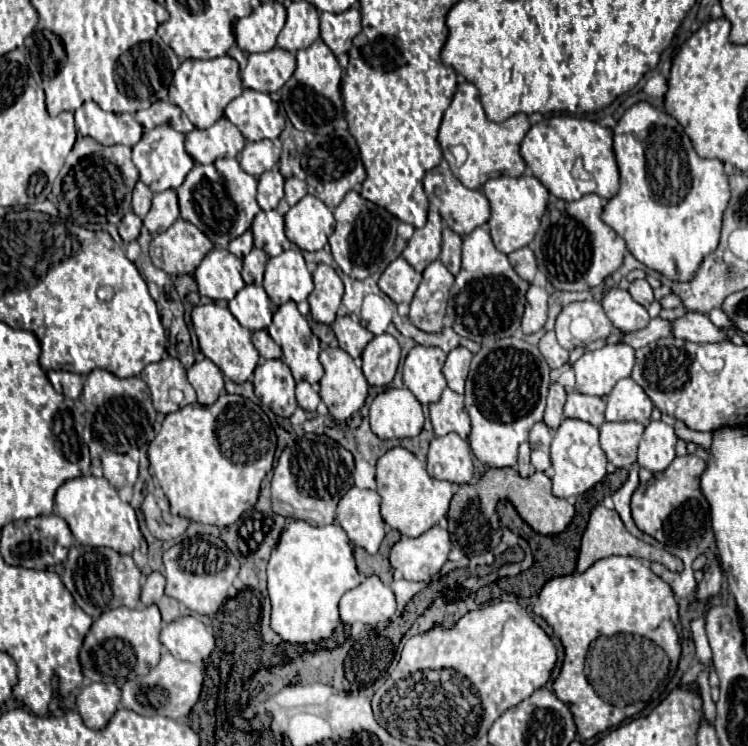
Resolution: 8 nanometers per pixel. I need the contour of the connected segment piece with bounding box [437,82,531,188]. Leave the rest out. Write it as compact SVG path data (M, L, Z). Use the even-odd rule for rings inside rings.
M463 82L457 86L457 92L455 92L449 108L445 110L445 116L443 116L443 122L439 128L439 136L437 136L437 142L441 144L441 148L445 152L445 160L451 166L451 172L467 188L481 188L489 178L497 178L501 174L515 176L515 178L521 176L527 166L519 154L519 144L531 128L531 122L525 114L513 114L505 122L491 122L485 116L483 106L479 102L479 94L475 90L477 88L471 82ZM455 144L463 144L469 152L467 162L459 168L453 164L451 154L449 154L449 148Z

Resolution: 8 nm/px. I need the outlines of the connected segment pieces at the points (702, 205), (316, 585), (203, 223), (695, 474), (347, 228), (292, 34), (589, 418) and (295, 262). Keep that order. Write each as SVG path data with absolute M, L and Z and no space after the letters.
M637 102L625 110L613 128L613 150L621 174L621 188L605 204L601 220L625 240L629 252L639 262L665 274L669 280L689 280L697 270L697 264L701 264L701 260L719 244L721 218L729 202L729 184L723 162L697 156L683 126L649 102Z
M291 520L281 532L267 564L267 590L273 606L271 628L291 644L329 638L341 622L337 610L341 596L359 582L353 544L339 524L311 526L303 520Z
M235 158L223 160L221 170L217 170L215 164L195 164L193 170L187 174L185 182L177 188L181 218L195 224L213 242L215 248L227 248L233 238L249 230L255 214L261 210L255 200L255 194L257 178L247 174Z
M693 454L677 456L663 472L657 472L645 488L641 484L631 498L631 516L637 528L665 546L689 548L691 544L699 544L703 534L709 530L709 504L699 488L703 470L703 458Z
M355 190L345 194L343 202L335 208L333 216L335 216L335 232L329 236L329 246L337 266L347 276L357 280L363 280L379 272L393 254L393 242L397 236L399 220L385 208L361 198Z
M291 2L287 22L277 36L277 46L289 52L307 48L319 38L319 12L309 2Z
M579 392L567 394L565 402L565 416L567 418L579 418L593 426L601 426L605 422L605 402L599 396L587 396Z
M285 250L283 254L269 258L263 288L275 306L281 306L289 300L297 304L305 302L313 290L313 280L305 266L303 254Z

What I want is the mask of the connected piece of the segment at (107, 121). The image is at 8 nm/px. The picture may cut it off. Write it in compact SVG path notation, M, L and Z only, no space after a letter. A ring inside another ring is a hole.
M91 100L75 110L75 126L83 136L95 138L105 146L135 146L141 138L141 124L133 114L107 114Z

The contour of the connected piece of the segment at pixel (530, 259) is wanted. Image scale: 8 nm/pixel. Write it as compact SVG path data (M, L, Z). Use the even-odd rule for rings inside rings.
M527 246L511 252L511 254L509 254L509 262L513 264L515 272L517 272L523 280L533 282L533 276L535 276L535 272L537 272L537 262L535 262L533 252L531 252Z

